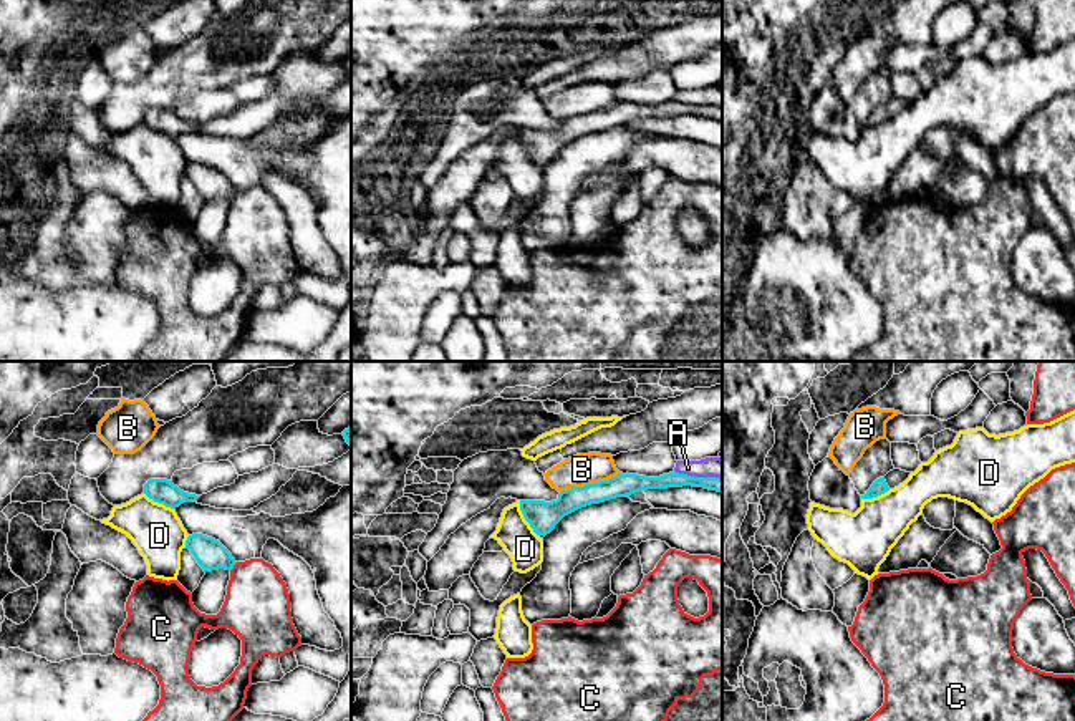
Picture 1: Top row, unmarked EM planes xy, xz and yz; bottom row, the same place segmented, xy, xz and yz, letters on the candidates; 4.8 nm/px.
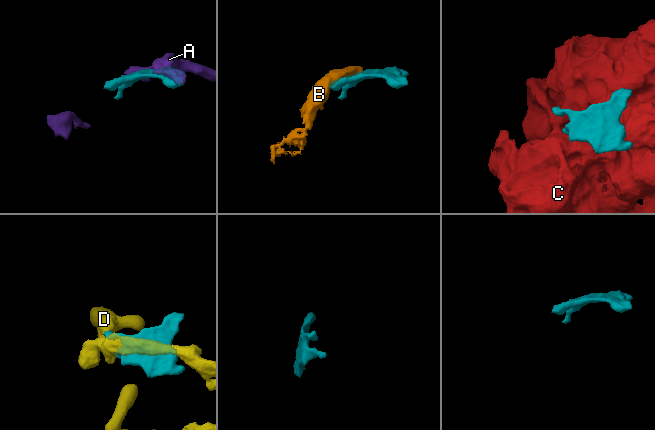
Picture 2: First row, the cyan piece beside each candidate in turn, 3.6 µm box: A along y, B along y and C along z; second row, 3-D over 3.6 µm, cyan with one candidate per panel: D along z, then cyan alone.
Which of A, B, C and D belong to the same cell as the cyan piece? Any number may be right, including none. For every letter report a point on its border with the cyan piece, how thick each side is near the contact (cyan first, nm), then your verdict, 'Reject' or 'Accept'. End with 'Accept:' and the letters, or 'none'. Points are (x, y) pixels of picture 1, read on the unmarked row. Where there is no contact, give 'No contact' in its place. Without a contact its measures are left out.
A: Touches cyan at xz (698, 106). Thickness 80 nm (cyan) against 100 nm. Reject
B: Touches cyan at xz (590, 113). Thickness 120 nm (cyan) against 150 nm. Reject
C: Touches cyan at xy (232, 196). Thickness 150 nm (cyan) against 320 nm. Reject
D: Touches cyan at xz (525, 148). Thickness 150 nm (cyan) against 170 nm. Reject
Accept: none

